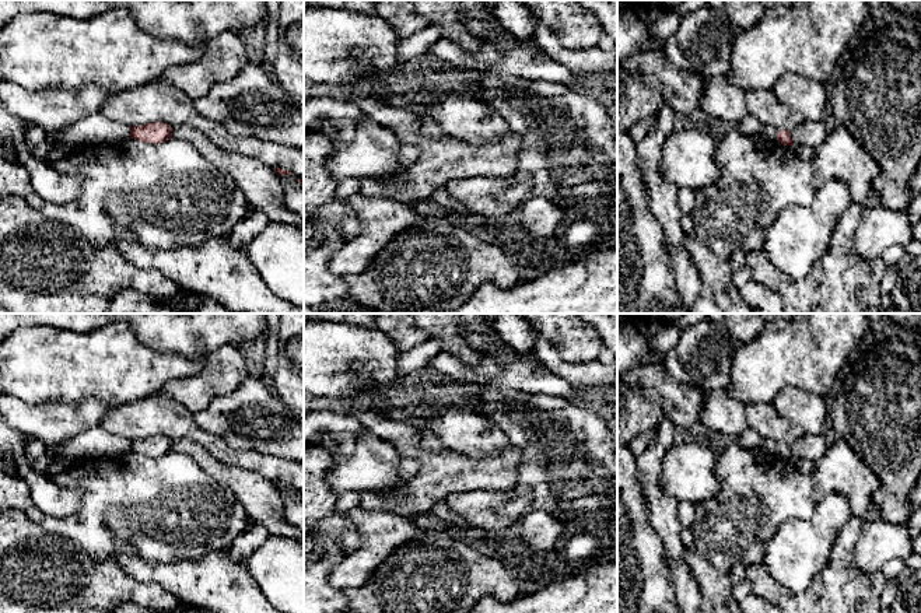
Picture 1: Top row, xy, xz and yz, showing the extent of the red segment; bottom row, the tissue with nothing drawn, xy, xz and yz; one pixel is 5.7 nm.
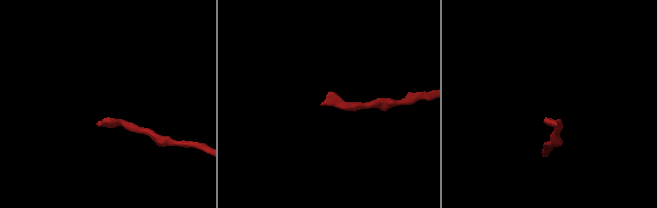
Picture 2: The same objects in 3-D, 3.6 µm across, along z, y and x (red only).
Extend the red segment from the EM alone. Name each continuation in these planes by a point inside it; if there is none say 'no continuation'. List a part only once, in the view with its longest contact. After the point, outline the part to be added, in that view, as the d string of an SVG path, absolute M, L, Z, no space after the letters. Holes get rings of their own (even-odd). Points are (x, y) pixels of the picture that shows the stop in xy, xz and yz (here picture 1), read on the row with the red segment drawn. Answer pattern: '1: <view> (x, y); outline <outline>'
1: xy (93, 130); outline M94 113L67 127L49 132L48 137L53 140L55 148L77 148L127 140L130 127L106 119L101 113Z

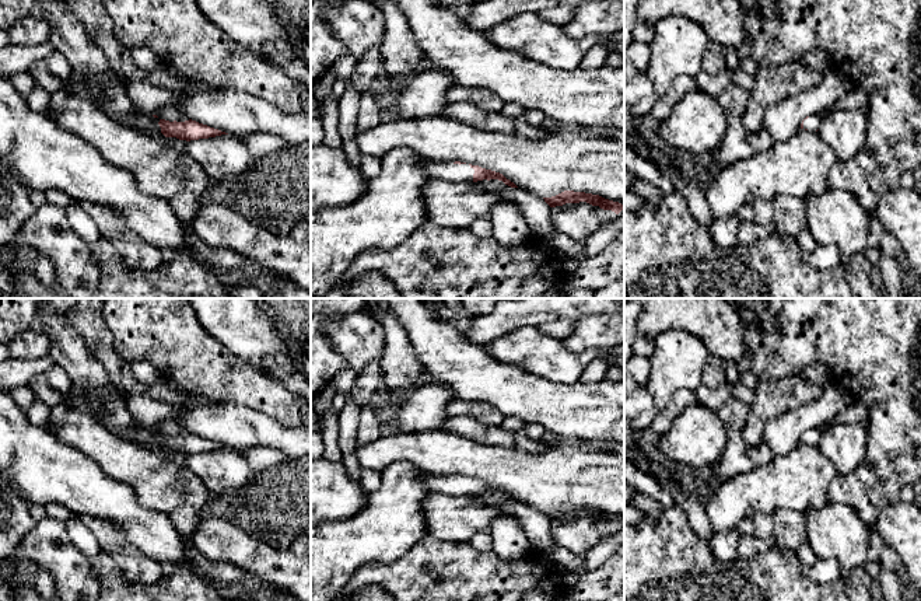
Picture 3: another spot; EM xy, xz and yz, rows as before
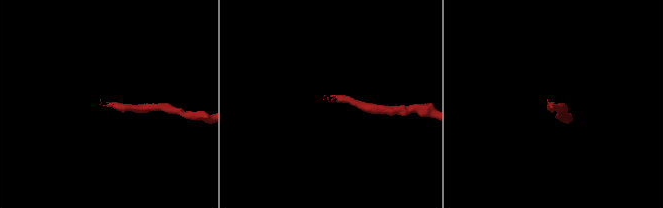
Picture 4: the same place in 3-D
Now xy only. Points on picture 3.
1: xy (107, 91); outline M73 70L71 78L63 81L62 90L67 95L81 97L91 101L111 119L127 119L134 126L160 127L160 118L140 113L127 97L125 81L115 74Z

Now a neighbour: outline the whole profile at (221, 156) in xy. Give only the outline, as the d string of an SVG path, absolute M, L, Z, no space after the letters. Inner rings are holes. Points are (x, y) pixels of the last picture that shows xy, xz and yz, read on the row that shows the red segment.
M231 134L190 140L186 148L188 154L202 165L210 181L241 174L253 163L244 137Z

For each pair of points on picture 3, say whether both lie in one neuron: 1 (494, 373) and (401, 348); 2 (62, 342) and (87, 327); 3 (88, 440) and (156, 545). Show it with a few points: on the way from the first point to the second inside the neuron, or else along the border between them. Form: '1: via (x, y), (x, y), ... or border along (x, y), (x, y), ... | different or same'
1: border along (399, 322), (423, 369) | different
2: border along (60, 313), (95, 359) | different
3: border along (87, 456), (108, 475), (123, 481), (137, 498) | different

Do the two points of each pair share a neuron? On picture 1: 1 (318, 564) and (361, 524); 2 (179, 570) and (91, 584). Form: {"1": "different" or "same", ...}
{"1": "different", "2": "different"}

